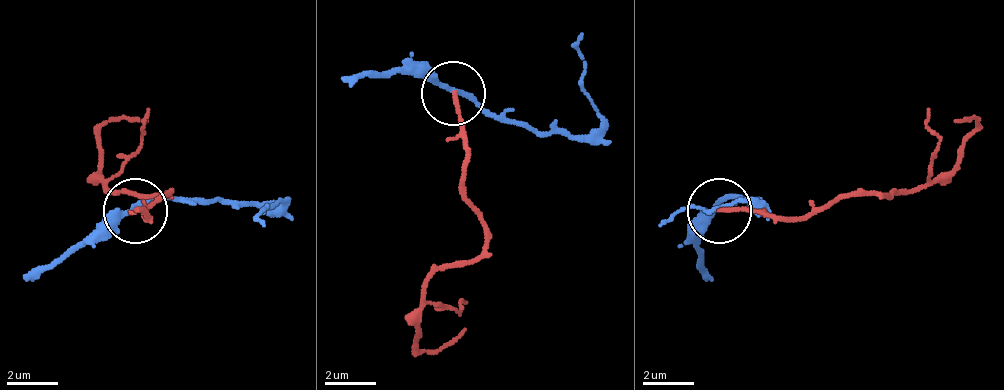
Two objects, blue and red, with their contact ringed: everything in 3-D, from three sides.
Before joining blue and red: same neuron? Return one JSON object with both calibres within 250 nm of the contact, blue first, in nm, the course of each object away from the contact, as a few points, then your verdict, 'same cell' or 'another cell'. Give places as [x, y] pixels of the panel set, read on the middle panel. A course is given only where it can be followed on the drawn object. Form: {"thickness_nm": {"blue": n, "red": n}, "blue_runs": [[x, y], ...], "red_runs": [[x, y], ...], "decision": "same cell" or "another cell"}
{"thickness_nm": {"blue": 200, "red": 170}, "blue_runs": [[451, 92], [477, 98], [535, 130], [586, 137], [599, 111], [580, 85], [586, 60], [580, 34]], "red_runs": [[451, 92], [464, 182], [484, 227], [484, 252], [432, 278], [419, 317], [419, 349], [464, 329]], "decision": "another cell"}

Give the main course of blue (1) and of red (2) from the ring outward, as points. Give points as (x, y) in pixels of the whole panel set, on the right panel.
1: (718, 212), (724, 199), (763, 199), (686, 206), (660, 225)
2: (718, 212), (808, 219), (853, 193), (904, 193), (943, 180), (975, 129), (955, 122)

